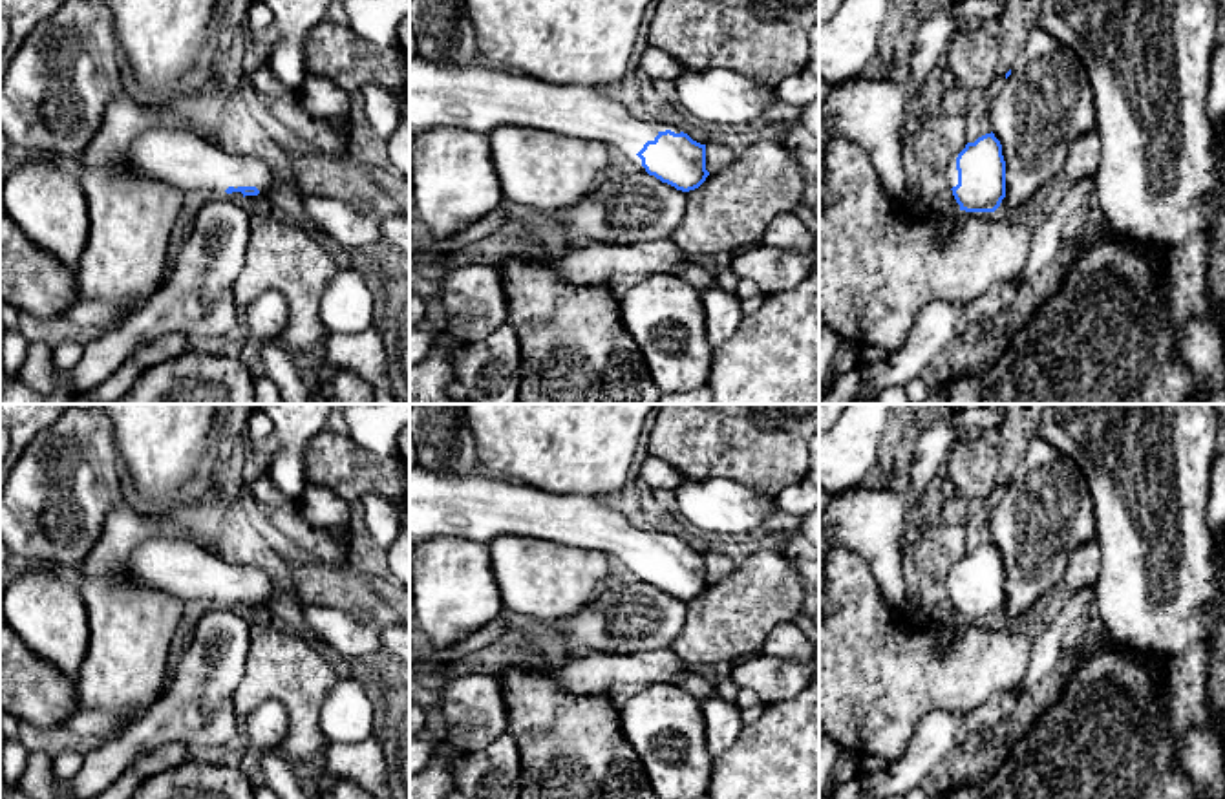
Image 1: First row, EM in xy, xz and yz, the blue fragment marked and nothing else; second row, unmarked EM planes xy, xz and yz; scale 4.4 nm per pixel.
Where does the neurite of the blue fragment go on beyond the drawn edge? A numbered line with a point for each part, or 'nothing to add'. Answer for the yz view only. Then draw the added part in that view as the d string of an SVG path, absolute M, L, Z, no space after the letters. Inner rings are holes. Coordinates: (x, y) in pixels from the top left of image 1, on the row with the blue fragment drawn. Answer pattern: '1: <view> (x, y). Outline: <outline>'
1: yz (951, 169). Outline: M954 155L947 165L947 185L953 188L958 185L958 170L956 170L956 157Z

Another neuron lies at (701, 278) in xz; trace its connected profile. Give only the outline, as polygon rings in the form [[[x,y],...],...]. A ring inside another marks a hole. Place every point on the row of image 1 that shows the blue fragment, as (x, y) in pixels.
[[[691,261],[682,263],[675,274],[700,293],[715,285],[715,274],[700,265],[693,265]]]

